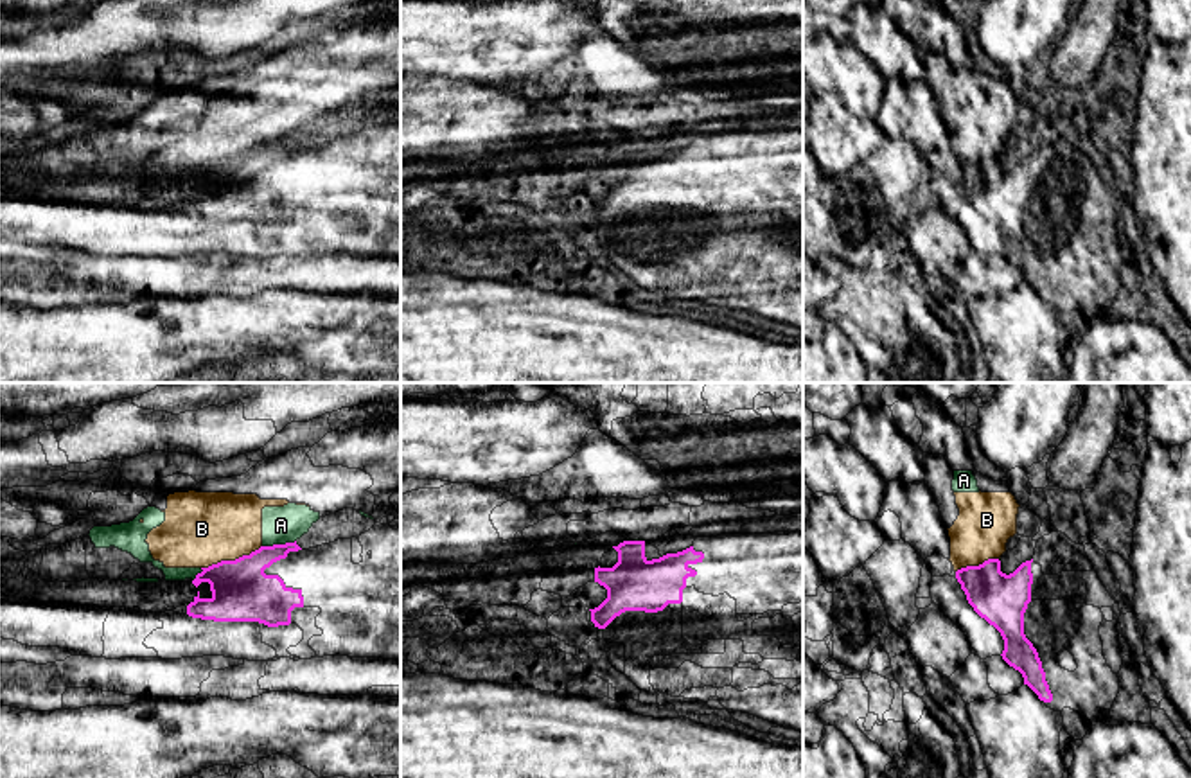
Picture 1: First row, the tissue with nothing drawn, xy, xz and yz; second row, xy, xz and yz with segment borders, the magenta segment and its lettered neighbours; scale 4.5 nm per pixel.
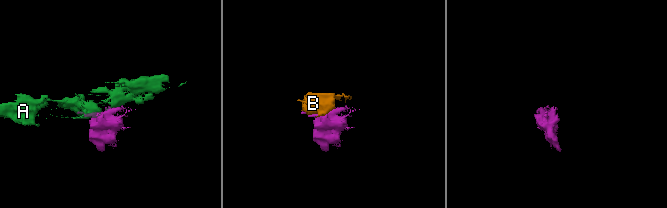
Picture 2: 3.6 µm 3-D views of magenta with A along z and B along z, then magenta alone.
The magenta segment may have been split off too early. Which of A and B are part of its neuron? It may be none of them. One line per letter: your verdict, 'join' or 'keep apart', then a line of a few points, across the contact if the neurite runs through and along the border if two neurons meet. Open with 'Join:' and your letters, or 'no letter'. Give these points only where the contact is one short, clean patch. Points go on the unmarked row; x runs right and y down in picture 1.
Join: no letter
A: keep apart
B: keep apart | xy (261, 142), (248, 151), (221, 157), (202, 166)

